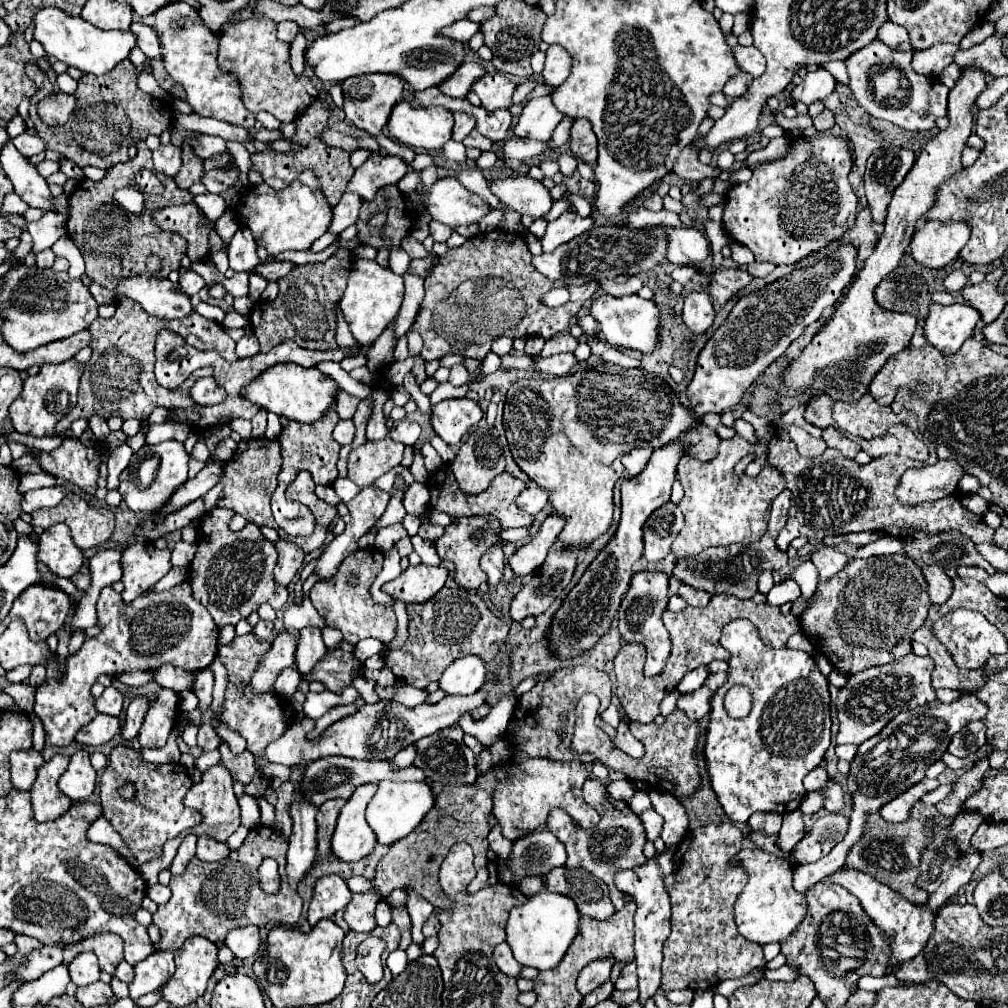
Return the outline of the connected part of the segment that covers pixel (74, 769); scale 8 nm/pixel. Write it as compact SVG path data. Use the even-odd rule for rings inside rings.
M75 751L71 755L69 767L61 775L57 787L71 801L85 801L87 797L91 797L95 783L97 783L97 773L89 763L89 753L87 751Z

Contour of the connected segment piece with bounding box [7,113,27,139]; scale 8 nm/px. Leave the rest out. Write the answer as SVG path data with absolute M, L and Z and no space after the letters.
M17 113L13 119L11 119L11 123L7 125L7 131L9 131L9 137L13 139L13 137L17 137L17 135L21 135L23 131L25 131L27 127L25 127L25 119Z

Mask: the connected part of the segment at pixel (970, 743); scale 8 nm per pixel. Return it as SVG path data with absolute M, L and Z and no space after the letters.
M973 721L967 727L963 727L963 731L953 735L947 751L955 757L967 757L967 755L975 753L977 749L981 749L983 745L985 745L983 721Z

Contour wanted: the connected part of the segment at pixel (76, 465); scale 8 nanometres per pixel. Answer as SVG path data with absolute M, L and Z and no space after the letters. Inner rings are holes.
M67 435L57 449L41 451L37 461L49 475L75 483L89 495L97 491L101 459L91 445L83 445L77 437Z

